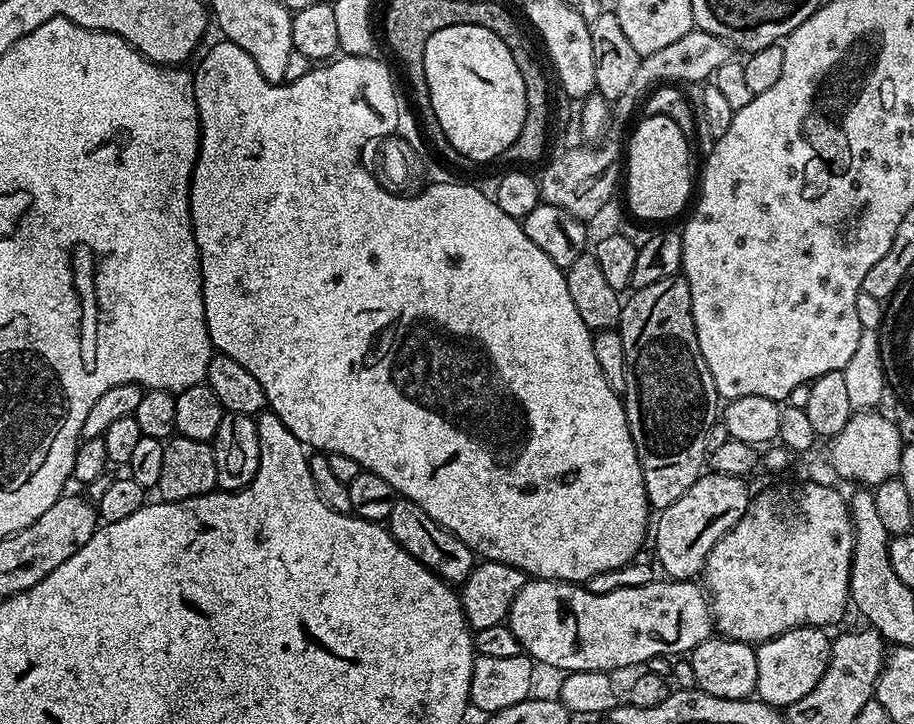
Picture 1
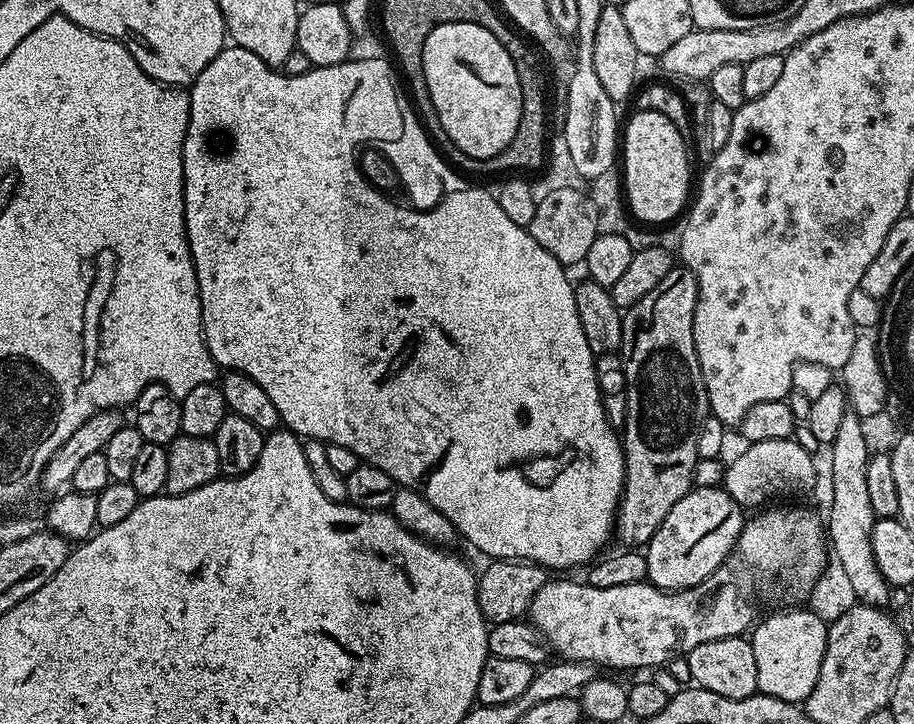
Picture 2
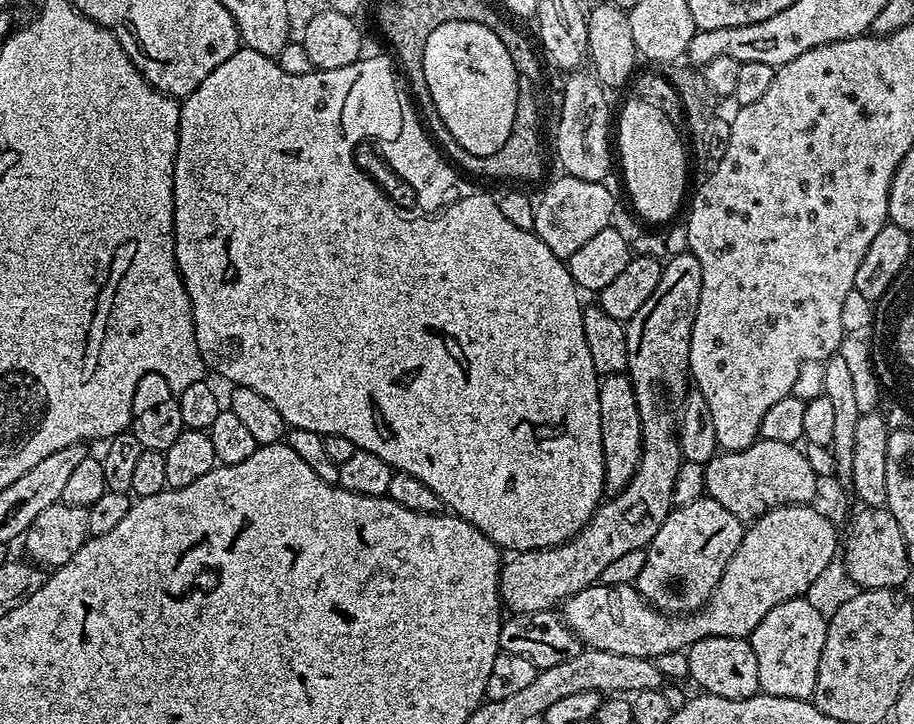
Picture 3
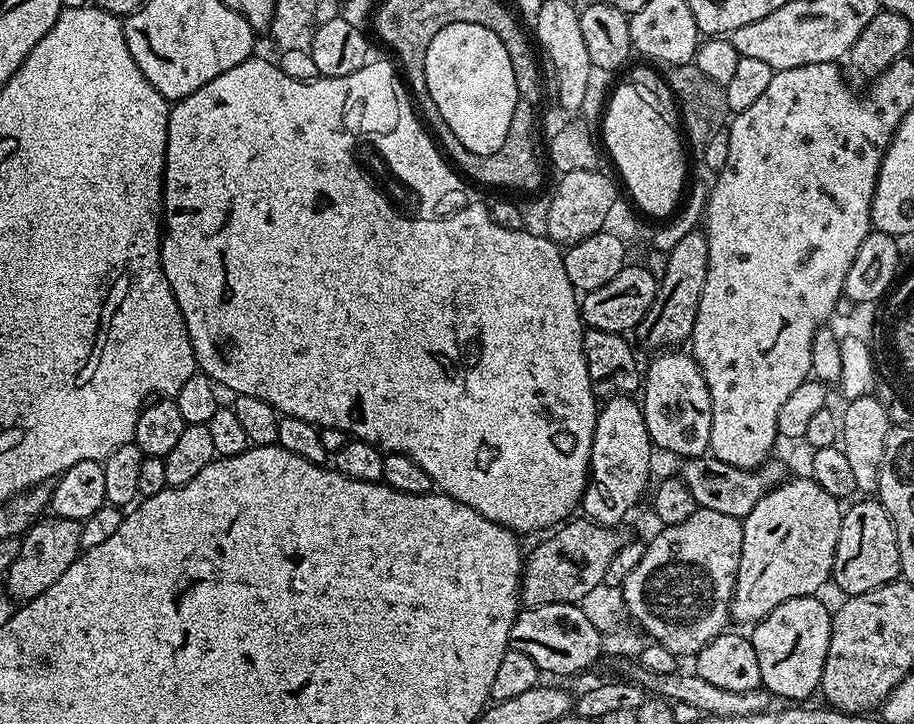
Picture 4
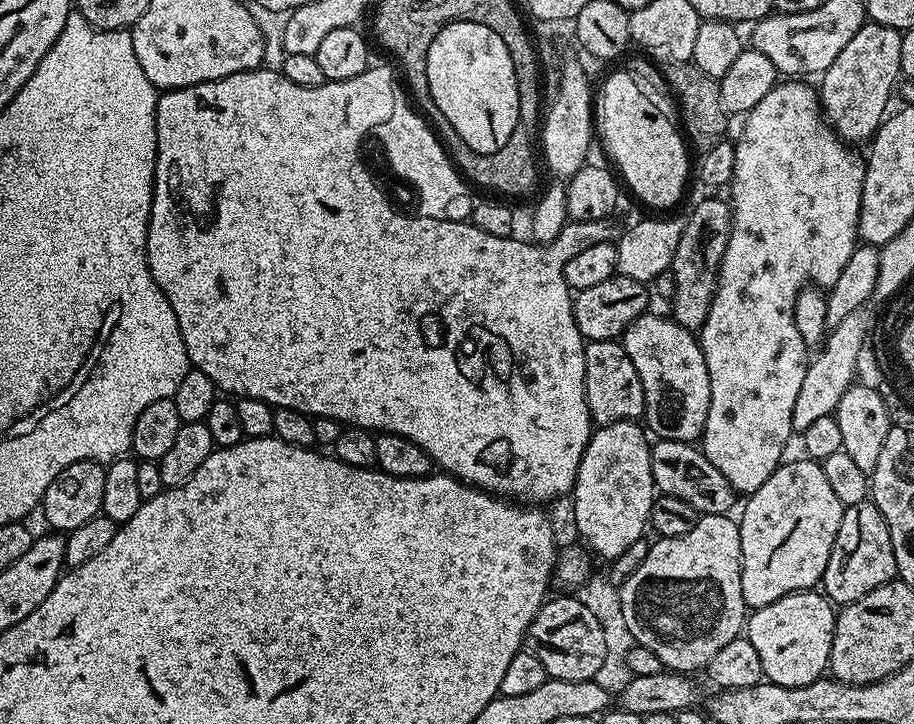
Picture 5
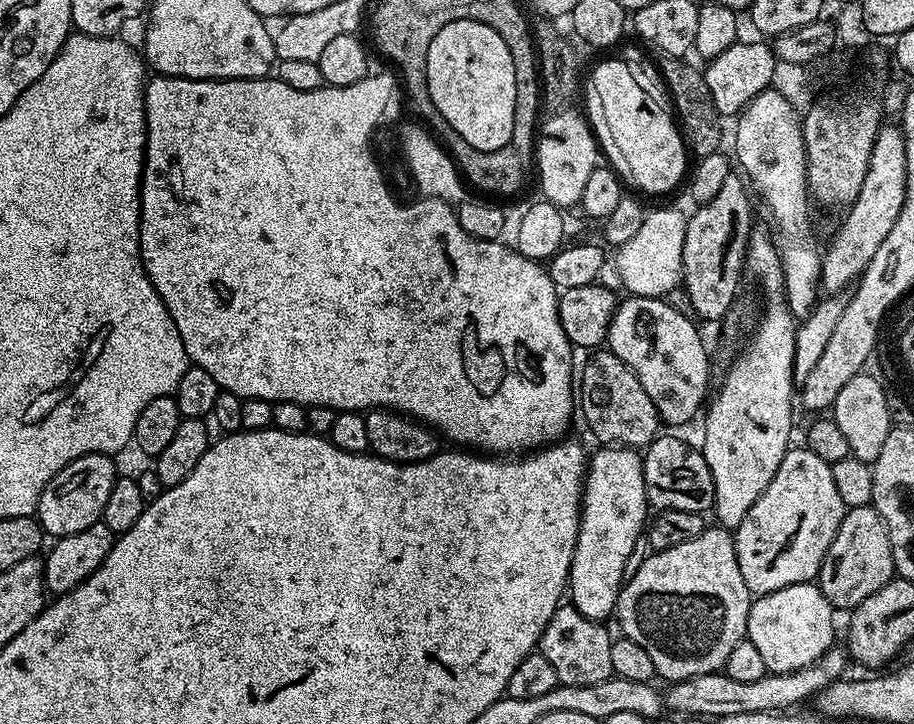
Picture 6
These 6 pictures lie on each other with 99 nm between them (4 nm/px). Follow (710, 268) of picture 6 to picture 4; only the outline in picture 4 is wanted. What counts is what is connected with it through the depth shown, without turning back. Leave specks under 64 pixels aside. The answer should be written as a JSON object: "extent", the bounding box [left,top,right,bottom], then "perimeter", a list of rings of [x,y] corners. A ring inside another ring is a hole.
{"extent":[634,231,708,350],"perimeter":[[[703,231],[687,232],[672,248],[667,249],[669,265],[666,278],[658,281],[654,306],[642,318],[642,322],[634,329],[635,335],[652,350],[668,350],[691,337],[694,322],[698,318],[698,302],[702,294],[702,286],[706,282],[708,269],[708,239]]]}

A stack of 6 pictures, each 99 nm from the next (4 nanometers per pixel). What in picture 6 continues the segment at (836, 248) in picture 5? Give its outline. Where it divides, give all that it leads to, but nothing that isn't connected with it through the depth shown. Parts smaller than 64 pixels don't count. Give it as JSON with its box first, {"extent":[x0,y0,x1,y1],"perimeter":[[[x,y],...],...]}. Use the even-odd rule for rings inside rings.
{"extent":[702,231,797,530],"perimeter":[[[753,231],[748,240],[746,257],[747,275],[749,277],[752,275],[760,283],[760,288],[764,291],[765,298],[768,299],[764,304],[764,314],[762,310],[754,331],[743,345],[744,352],[737,351],[734,359],[727,365],[728,373],[725,374],[724,381],[720,384],[720,393],[716,397],[715,395],[711,397],[702,416],[702,421],[704,420],[702,453],[713,475],[715,523],[729,530],[734,530],[743,522],[750,506],[754,506],[754,502],[758,502],[766,486],[770,486],[774,474],[778,474],[778,466],[782,466],[782,458],[788,453],[790,447],[788,439],[792,436],[792,400],[794,404],[792,366],[797,321],[793,320],[788,304],[782,298],[784,271],[780,265],[780,254],[776,250],[773,237],[767,231],[764,232]]]}

